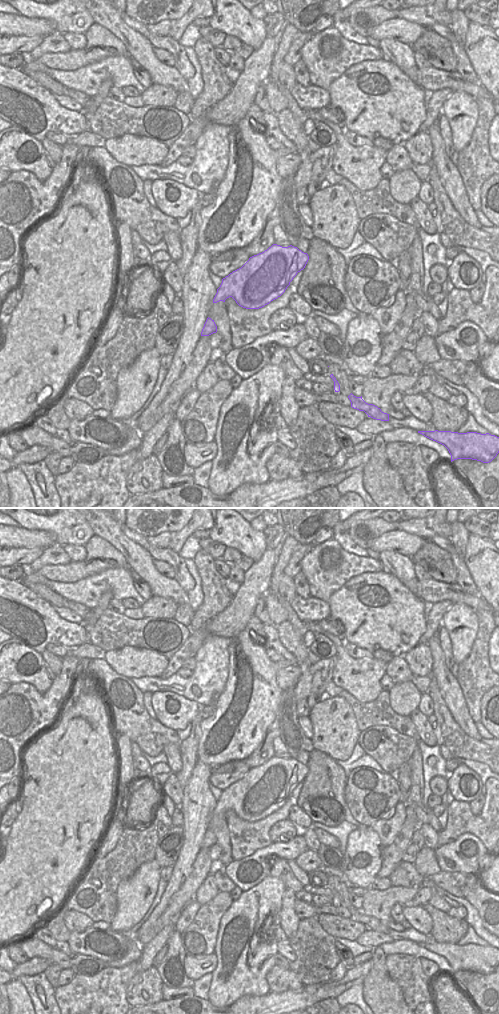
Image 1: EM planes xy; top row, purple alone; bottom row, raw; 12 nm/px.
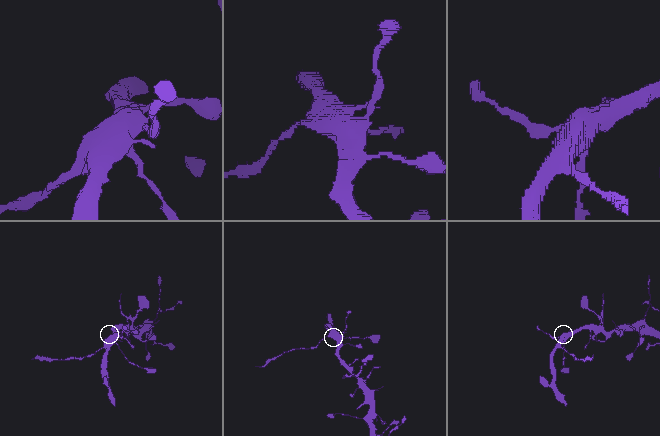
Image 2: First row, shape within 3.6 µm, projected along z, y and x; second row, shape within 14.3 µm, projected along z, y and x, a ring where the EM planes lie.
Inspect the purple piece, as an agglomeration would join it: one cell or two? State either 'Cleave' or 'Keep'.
Cleave

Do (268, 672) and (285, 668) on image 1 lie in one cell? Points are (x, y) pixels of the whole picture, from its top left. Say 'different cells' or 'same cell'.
different cells

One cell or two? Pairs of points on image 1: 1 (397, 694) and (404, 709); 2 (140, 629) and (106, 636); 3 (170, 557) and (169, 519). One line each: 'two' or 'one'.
1: one
2: one
3: two

